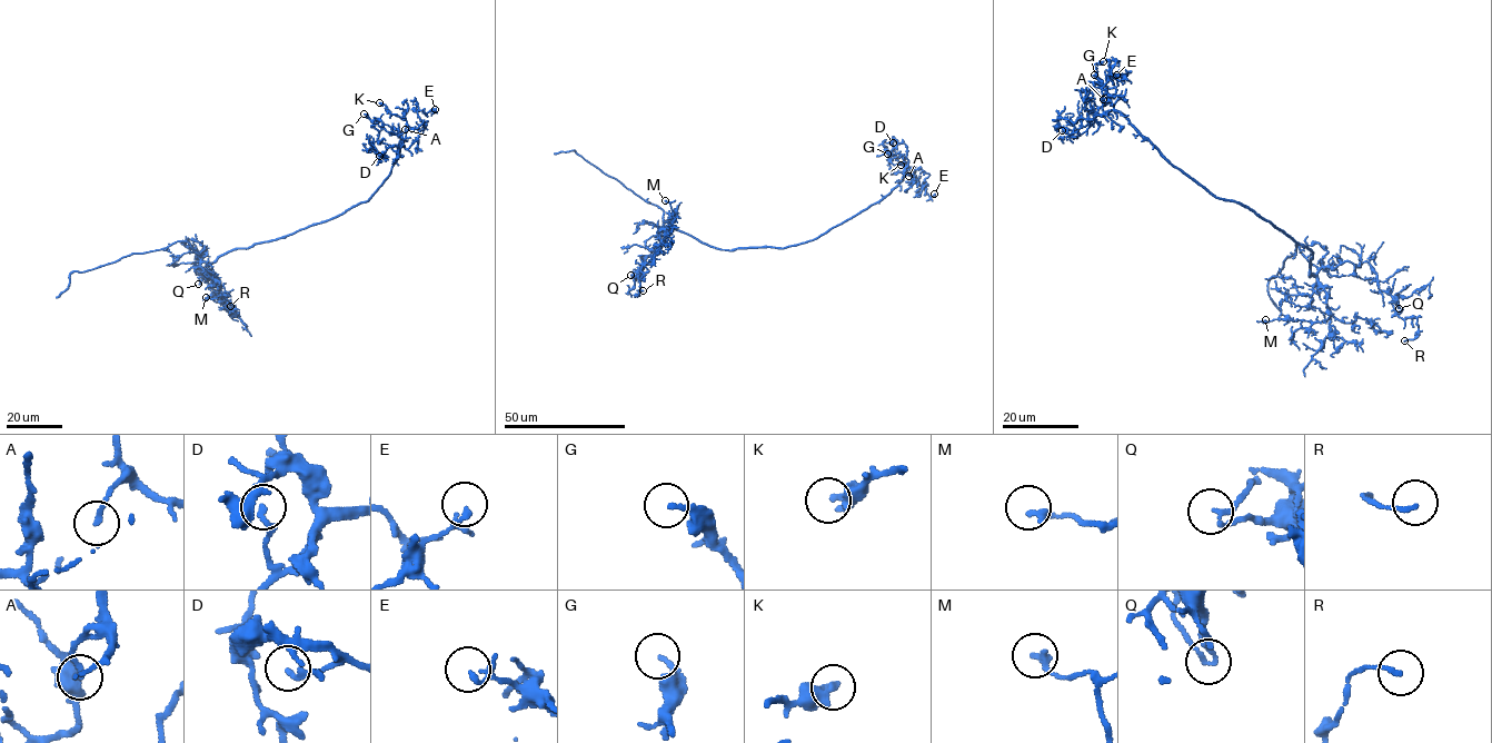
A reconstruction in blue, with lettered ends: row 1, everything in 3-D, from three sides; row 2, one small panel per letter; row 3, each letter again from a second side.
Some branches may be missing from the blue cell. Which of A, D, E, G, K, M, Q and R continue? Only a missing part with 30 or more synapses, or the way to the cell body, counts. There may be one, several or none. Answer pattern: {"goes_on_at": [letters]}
{"goes_on_at": []}

